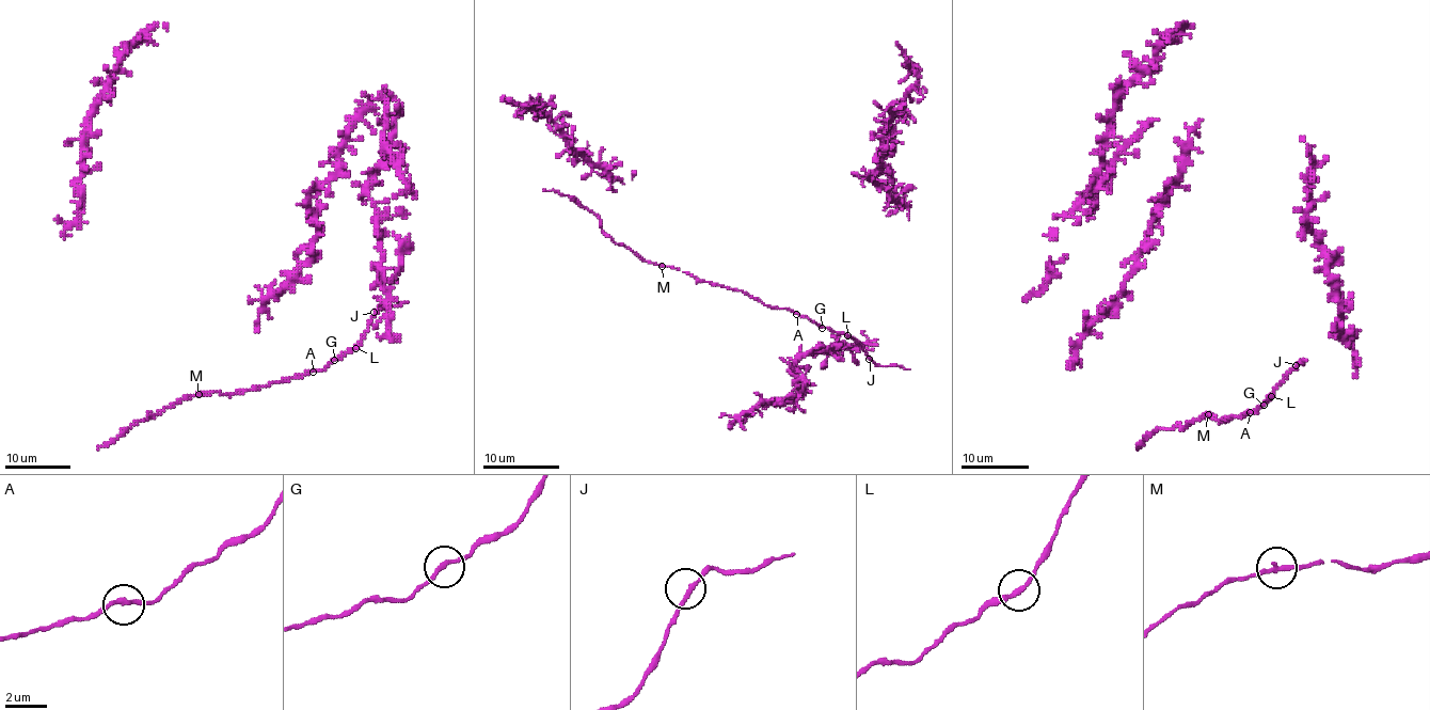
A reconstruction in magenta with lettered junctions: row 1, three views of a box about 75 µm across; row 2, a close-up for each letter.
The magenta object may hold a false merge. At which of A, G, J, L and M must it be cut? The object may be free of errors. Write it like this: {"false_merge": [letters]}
{"false_merge": []}

